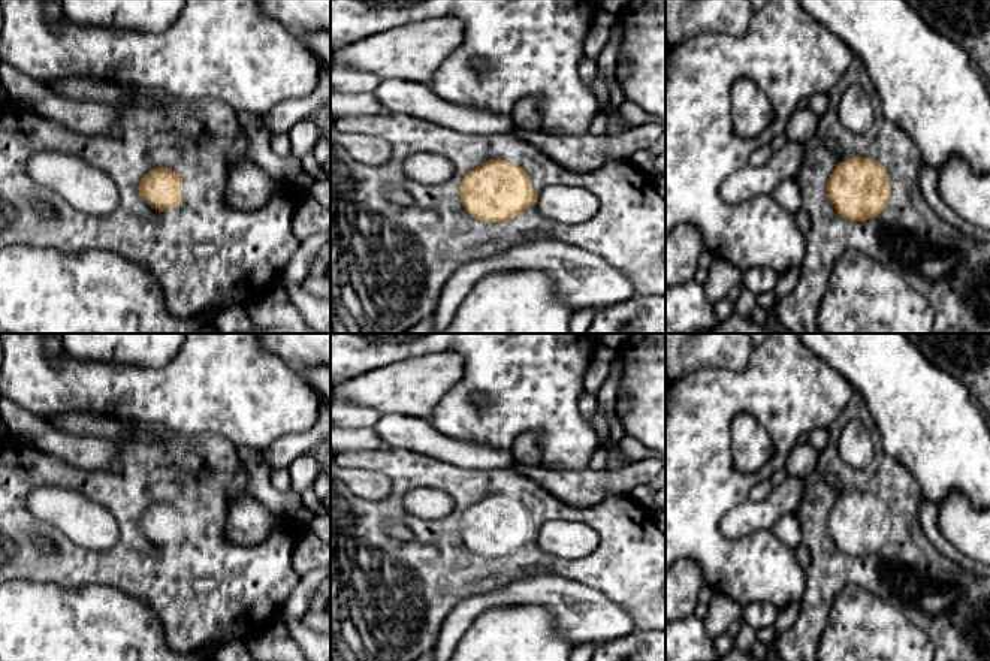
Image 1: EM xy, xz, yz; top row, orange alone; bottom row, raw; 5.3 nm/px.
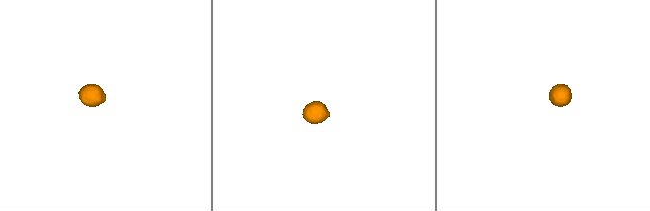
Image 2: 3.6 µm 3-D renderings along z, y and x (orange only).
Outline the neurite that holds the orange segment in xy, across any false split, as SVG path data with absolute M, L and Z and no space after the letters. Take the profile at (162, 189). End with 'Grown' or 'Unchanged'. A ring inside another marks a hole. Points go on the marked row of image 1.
M160 88L127 90L135 94L135 102L130 108L117 108L123 133L120 139L85 136L7 97L0 102L0 250L19 244L61 253L79 253L84 248L114 251L151 272L162 287L169 313L181 319L194 317L214 305L248 307L280 281L298 248L292 226L298 194L283 184L262 208L232 209L224 202L229 170L238 159L250 160L250 144L232 106L217 99L182 99ZM45 150L76 153L88 165L106 172L120 194L115 209L105 215L81 212L61 194L31 179L25 163L34 153ZM37 200L54 211L51 218L36 211Z. Grown

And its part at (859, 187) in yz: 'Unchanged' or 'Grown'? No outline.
Grown

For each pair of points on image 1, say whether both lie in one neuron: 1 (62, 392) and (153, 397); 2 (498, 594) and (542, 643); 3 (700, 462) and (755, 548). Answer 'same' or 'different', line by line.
1: same
2: different
3: same

